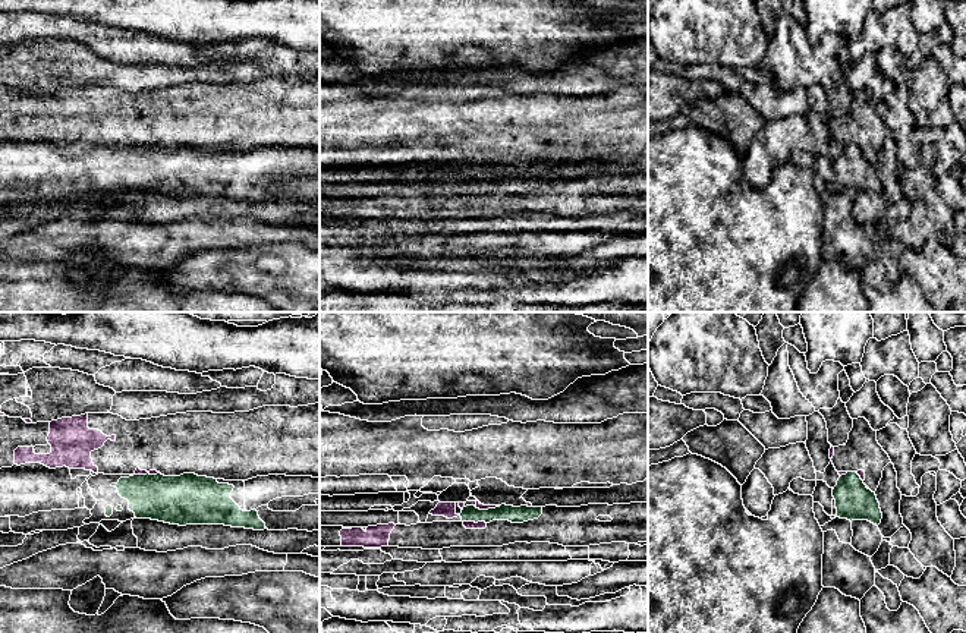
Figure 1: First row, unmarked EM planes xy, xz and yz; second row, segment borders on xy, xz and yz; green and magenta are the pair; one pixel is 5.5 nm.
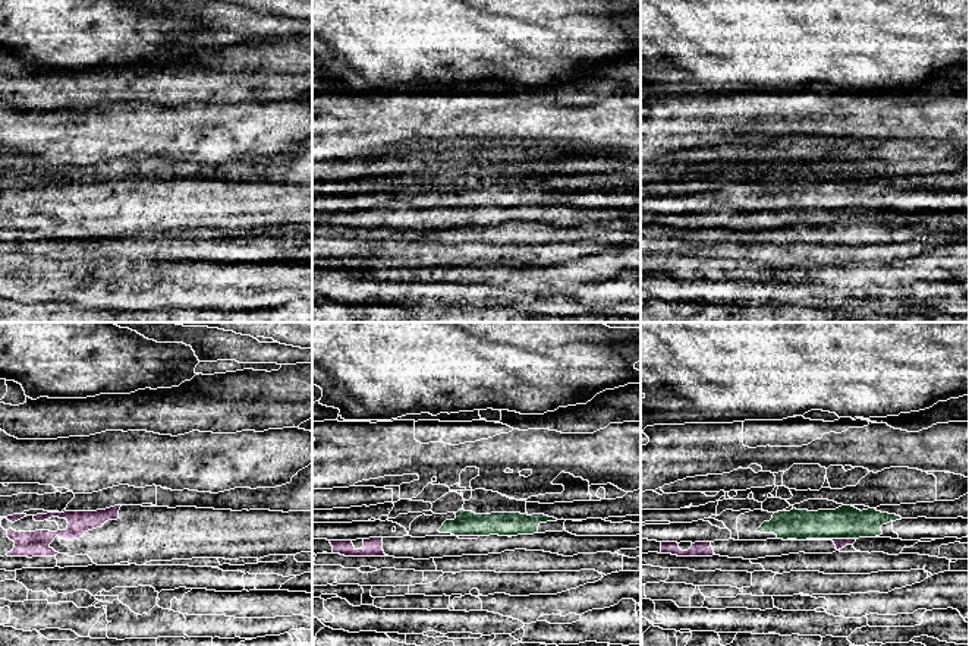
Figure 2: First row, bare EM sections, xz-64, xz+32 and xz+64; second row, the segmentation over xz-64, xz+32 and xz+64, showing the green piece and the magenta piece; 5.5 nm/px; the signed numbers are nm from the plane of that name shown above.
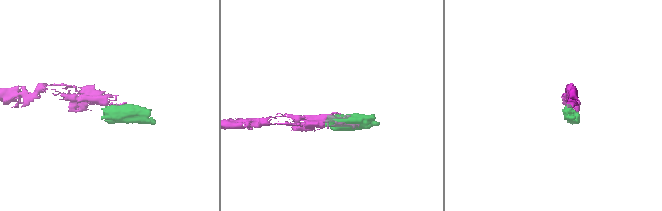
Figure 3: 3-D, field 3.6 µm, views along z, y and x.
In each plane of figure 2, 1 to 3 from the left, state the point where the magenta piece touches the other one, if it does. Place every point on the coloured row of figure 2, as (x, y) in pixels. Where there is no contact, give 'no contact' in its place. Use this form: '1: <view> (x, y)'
1: no contact
2: xz+32 (468, 535)
3: xz+64 (830, 538)

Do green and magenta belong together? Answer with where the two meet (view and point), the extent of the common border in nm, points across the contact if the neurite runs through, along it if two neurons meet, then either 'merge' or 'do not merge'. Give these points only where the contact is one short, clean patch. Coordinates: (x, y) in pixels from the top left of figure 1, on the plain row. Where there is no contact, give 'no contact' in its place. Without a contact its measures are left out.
xz (475, 194) | 130 nm | along xz (463, 192), (485, 195) | do not merge

